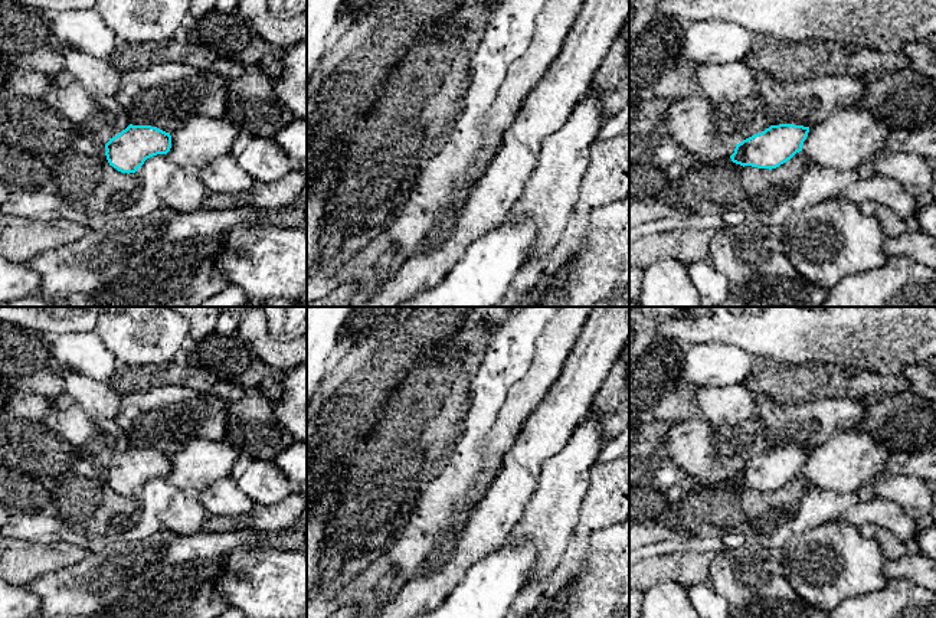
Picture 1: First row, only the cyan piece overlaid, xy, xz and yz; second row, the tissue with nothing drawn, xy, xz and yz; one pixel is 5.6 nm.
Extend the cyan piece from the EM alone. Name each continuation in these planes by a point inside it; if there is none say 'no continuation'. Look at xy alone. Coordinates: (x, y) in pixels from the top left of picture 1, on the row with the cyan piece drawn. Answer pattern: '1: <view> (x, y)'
no continuation

